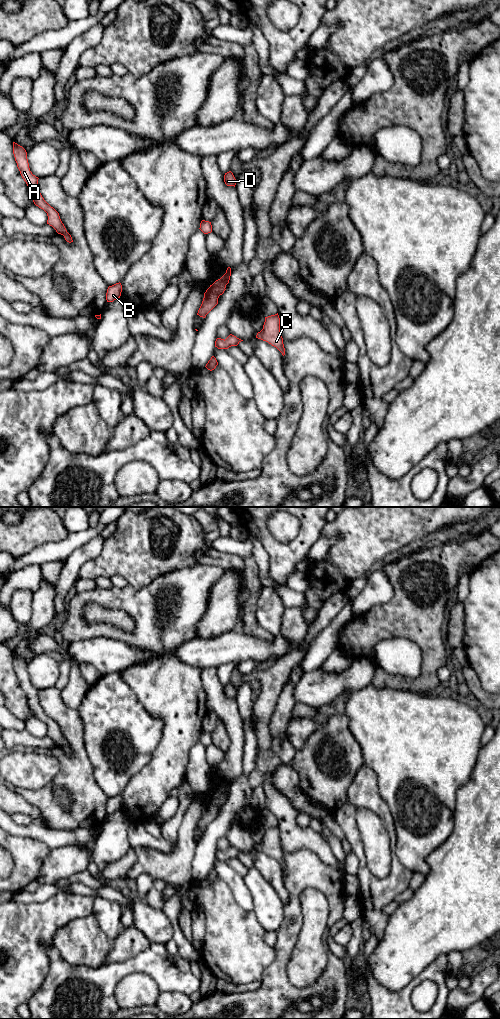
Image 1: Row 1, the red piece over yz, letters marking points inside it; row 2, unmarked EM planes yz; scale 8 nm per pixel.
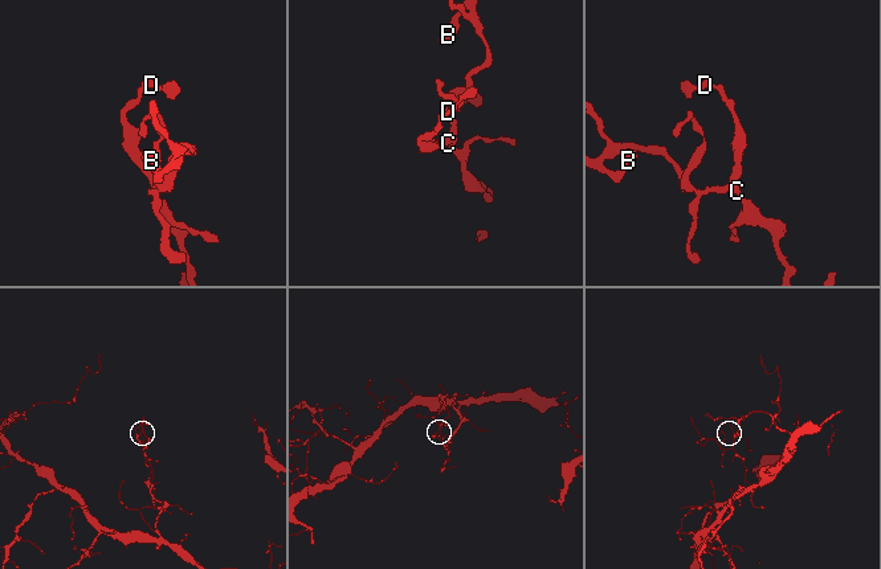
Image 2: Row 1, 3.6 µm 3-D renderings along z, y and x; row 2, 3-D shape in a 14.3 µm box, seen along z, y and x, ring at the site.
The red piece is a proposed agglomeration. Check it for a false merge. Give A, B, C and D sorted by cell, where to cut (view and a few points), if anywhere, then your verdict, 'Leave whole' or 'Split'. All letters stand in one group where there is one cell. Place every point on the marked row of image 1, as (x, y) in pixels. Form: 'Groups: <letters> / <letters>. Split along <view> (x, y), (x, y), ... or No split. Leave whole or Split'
Groups: A B C D. No split. Leave whole

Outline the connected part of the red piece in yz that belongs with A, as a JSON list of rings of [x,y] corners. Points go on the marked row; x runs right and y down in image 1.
[[[13,142],[13,154],[20,174],[28,186],[28,191],[34,204],[47,213],[47,224],[52,226],[58,234],[63,235],[67,242],[73,242],[71,235],[67,232],[60,219],[59,213],[42,197],[38,185],[39,178],[33,175],[30,171],[26,150],[22,146]]]

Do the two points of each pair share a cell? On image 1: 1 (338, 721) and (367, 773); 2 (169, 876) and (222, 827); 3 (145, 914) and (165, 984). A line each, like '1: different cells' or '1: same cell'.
1: different cells
2: different cells
3: different cells

